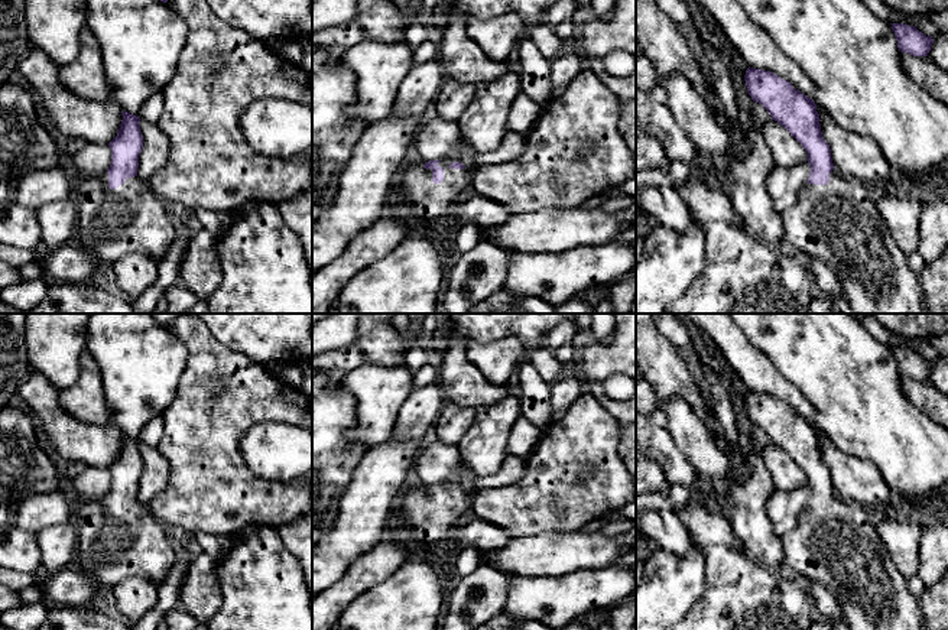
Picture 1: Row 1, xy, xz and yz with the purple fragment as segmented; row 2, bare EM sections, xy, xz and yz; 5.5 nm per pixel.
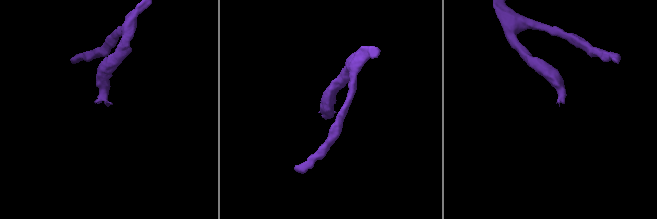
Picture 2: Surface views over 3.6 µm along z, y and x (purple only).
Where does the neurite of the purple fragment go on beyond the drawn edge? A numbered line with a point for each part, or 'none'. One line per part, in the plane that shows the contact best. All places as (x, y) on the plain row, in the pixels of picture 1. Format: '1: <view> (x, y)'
1: xz (429, 526)

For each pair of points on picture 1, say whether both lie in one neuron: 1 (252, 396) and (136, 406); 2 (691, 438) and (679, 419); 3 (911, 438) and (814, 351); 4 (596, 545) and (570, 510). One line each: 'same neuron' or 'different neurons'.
1: different neurons
2: same neuron
3: same neuron
4: different neurons

